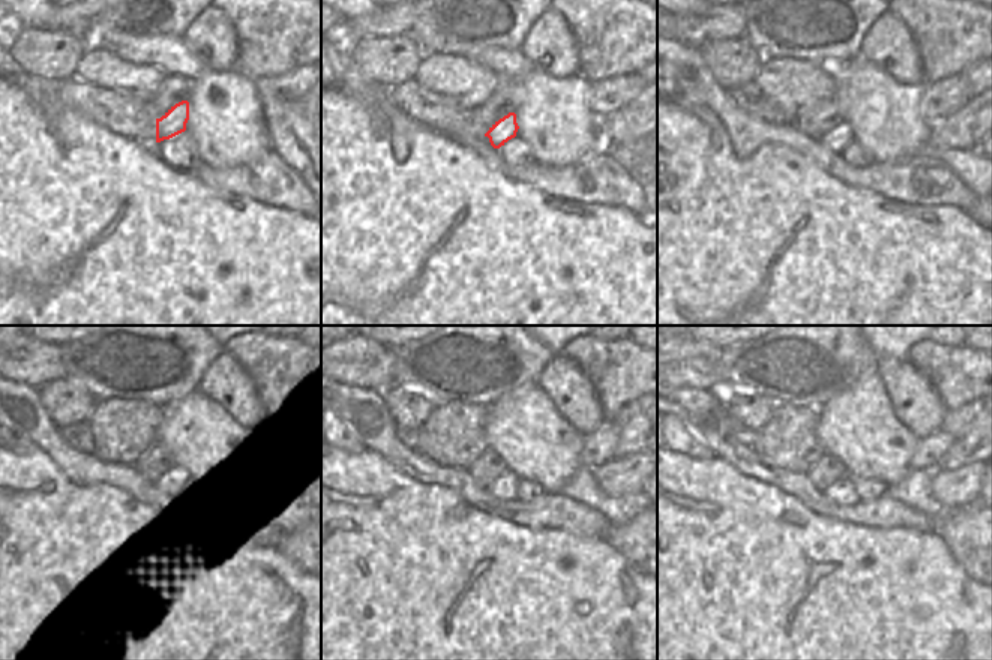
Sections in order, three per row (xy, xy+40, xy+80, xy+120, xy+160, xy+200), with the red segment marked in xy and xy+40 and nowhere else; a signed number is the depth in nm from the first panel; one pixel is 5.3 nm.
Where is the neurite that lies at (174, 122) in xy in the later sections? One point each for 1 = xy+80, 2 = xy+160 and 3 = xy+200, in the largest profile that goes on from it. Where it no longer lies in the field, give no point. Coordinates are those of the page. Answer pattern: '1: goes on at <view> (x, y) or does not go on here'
1: goes on at xy+80 (842, 134)
2: goes on at xy+160 (505, 488)
3: goes on at xy+200 (842, 492)

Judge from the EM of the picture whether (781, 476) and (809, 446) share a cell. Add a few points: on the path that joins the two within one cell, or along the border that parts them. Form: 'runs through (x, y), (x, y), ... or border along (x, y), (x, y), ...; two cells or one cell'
border along (755, 453), (770, 465), (806, 473); two cells

